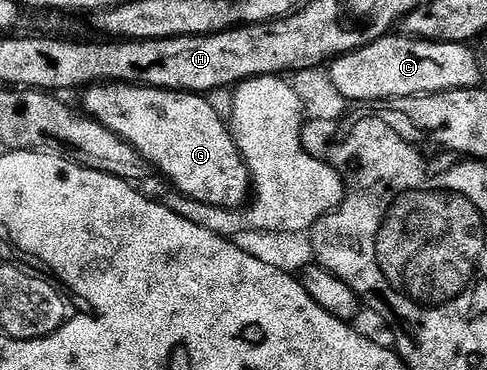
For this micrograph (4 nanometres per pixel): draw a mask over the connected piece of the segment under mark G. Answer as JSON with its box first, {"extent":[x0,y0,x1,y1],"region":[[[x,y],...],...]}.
{"extent":[85,81,244,200],"region":[[[125,81],[114,82],[111,86],[88,87],[85,113],[118,134],[138,153],[143,163],[153,166],[155,171],[158,171],[178,192],[205,200],[225,199],[230,194],[229,190],[237,184],[238,177],[243,177],[244,163],[229,125],[224,121],[223,115],[222,118],[218,115],[217,108],[206,99],[209,97],[198,92],[171,90],[165,86]]]}

